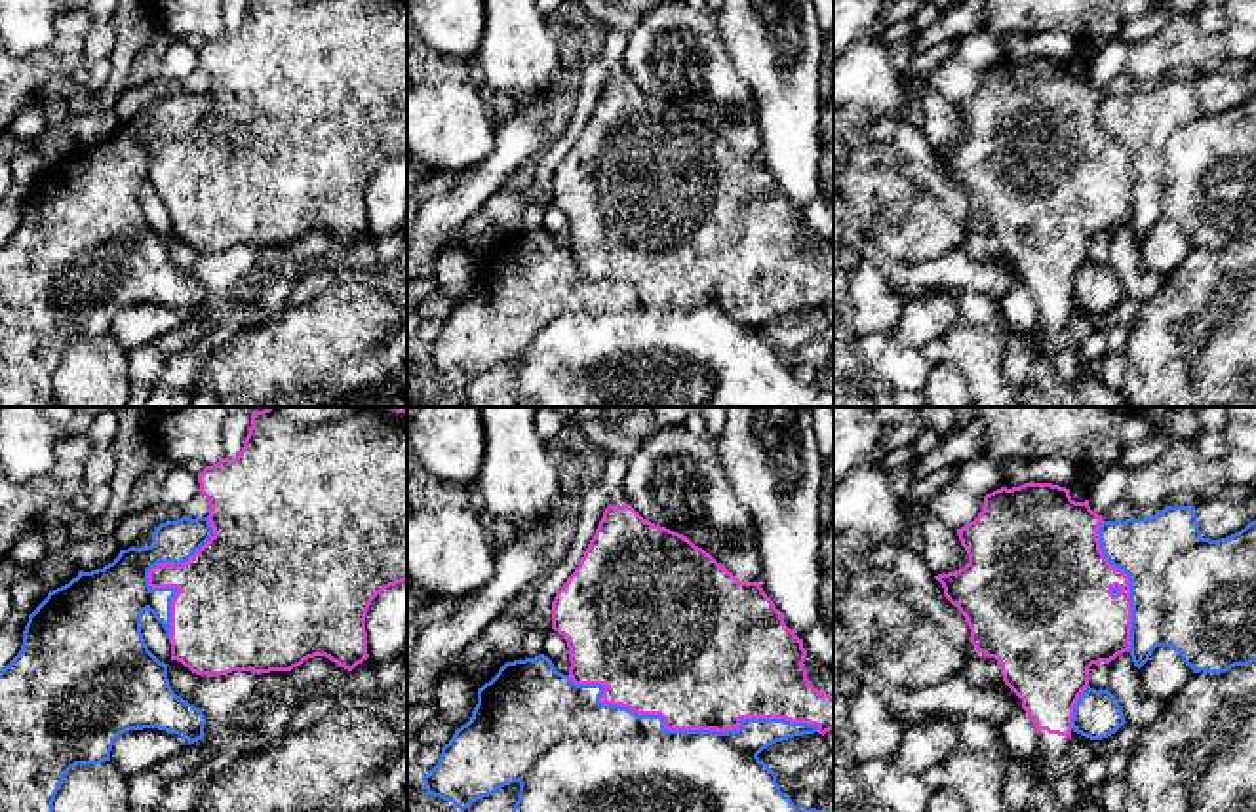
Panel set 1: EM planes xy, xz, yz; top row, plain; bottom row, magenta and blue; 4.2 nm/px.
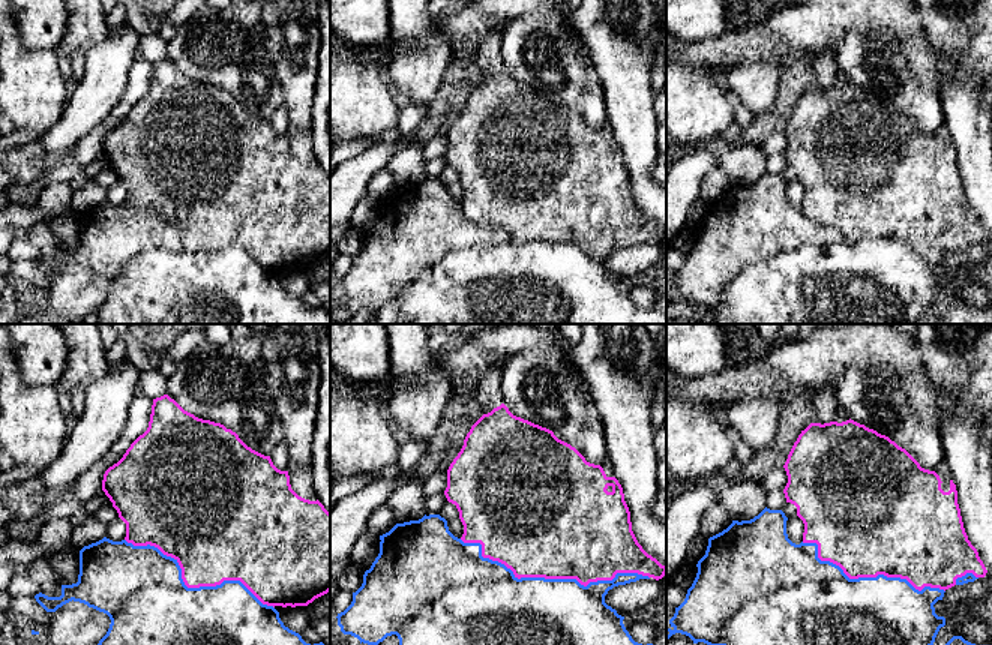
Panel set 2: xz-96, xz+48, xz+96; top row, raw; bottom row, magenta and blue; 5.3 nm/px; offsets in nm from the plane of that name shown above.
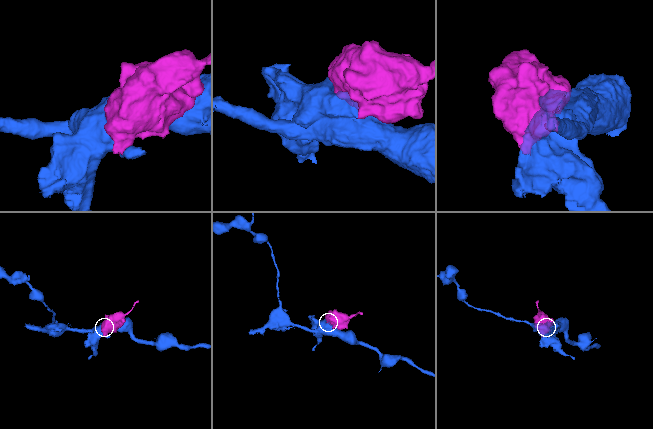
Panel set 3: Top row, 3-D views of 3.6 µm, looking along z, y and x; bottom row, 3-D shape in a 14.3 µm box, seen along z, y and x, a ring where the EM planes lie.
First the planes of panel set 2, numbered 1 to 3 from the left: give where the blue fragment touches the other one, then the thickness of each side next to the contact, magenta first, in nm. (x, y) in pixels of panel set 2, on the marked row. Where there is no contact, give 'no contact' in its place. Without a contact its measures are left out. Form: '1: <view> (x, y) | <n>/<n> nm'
1: xz-96 (192, 587) | 400/440 nm
2: xz+48 (550, 578) | 500/360 nm
3: xz+96 (868, 576) | 500/380 nm

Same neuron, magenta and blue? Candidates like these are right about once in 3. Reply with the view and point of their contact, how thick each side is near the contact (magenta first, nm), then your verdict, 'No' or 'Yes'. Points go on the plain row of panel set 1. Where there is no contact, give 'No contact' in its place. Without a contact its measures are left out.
Touches magenta at xz (686, 303). Thickness 500 nm (magenta) against 500 nm. No

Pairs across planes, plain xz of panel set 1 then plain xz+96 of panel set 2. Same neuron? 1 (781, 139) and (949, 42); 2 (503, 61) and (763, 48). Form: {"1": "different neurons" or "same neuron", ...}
{"1": "same neuron", "2": "different neurons"}

